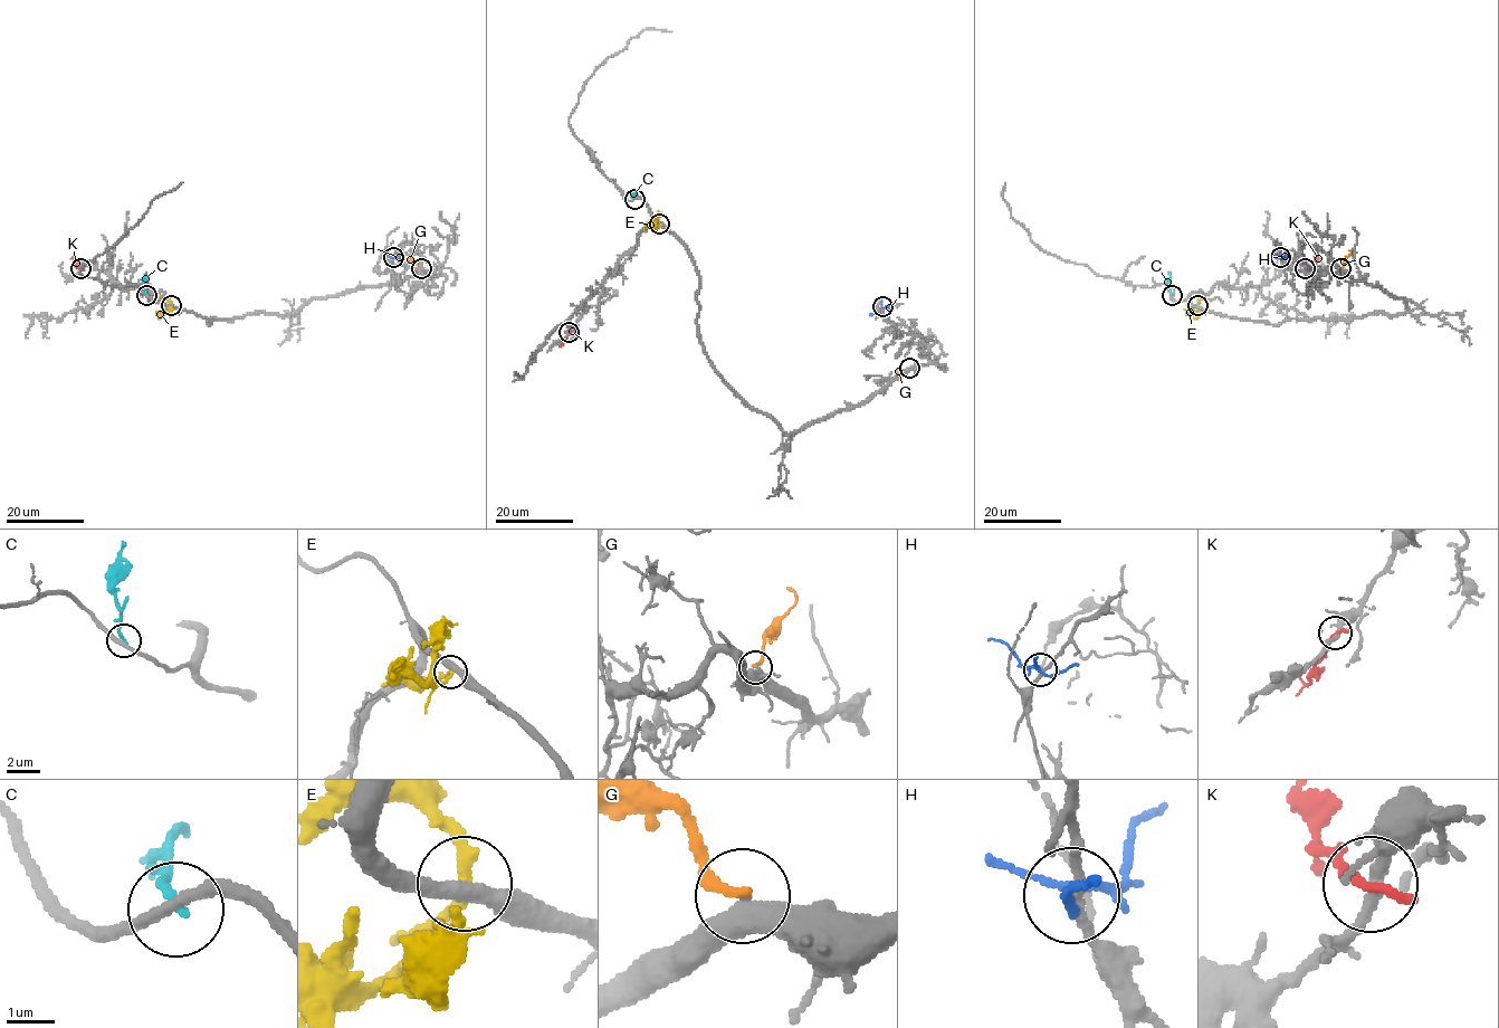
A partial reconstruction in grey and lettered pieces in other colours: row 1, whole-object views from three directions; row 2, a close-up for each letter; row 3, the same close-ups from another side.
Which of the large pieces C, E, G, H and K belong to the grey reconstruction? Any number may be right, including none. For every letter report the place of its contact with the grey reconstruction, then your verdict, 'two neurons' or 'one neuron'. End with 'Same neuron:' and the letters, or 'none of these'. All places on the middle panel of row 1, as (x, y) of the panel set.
C: meets grey at (635, 199); two neurons
E: meets grey at (659, 224); two neurons
G: meets grey at (909, 368); two neurons
H: meets grey at (882, 306); two neurons
K: meets grey at (569, 332); two neurons
Same neuron: none of these

